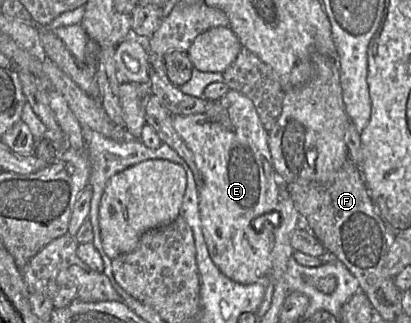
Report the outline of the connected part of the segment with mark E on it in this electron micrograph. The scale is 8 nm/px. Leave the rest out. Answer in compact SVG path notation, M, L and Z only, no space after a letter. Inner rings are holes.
M229 90L205 113L175 115L172 116L172 124L193 153L197 170L193 175L198 189L202 231L211 259L224 275L240 284L253 284L267 277L272 270L271 252L275 228L279 223L275 209L280 200L280 190L268 146L269 131L262 126L253 102L240 92ZM270 217L275 220L275 225L270 224Z

